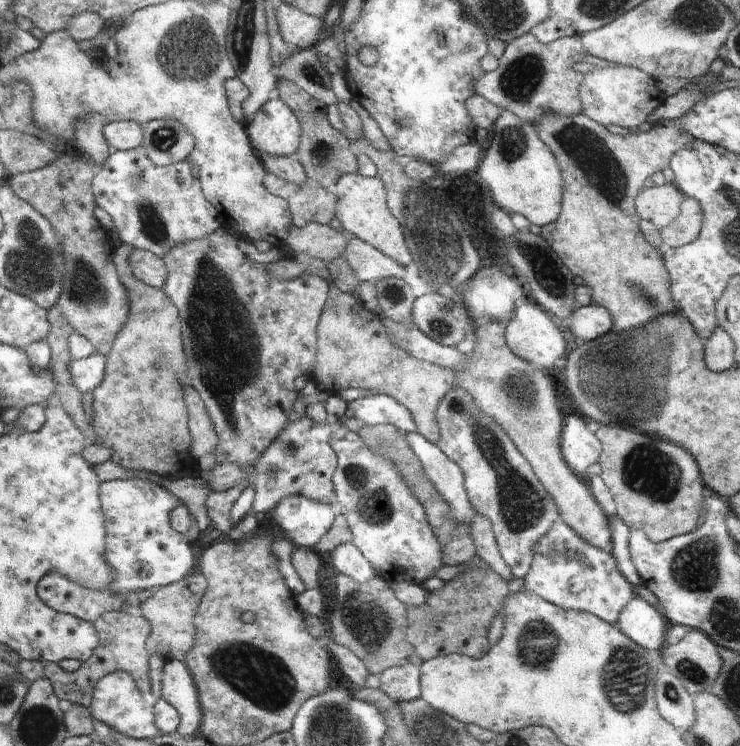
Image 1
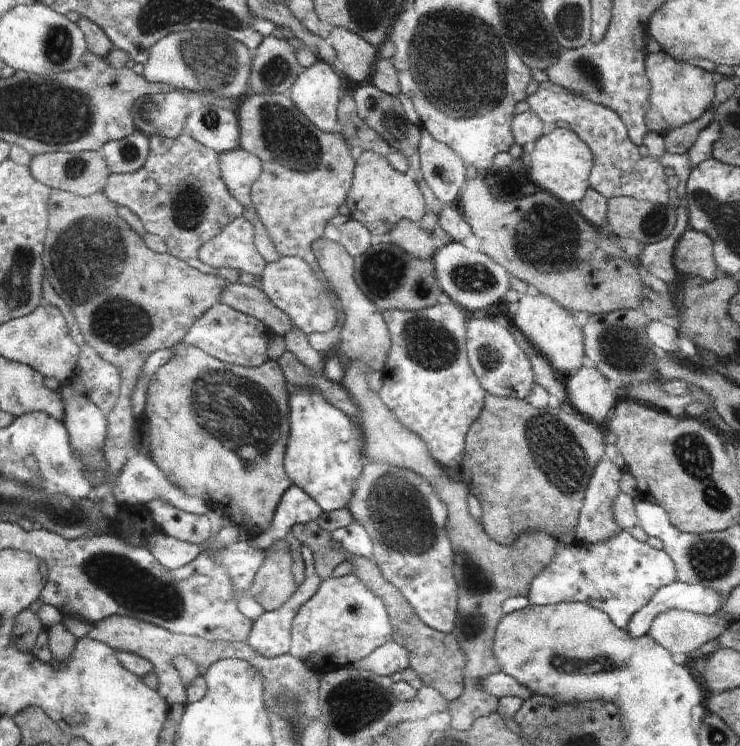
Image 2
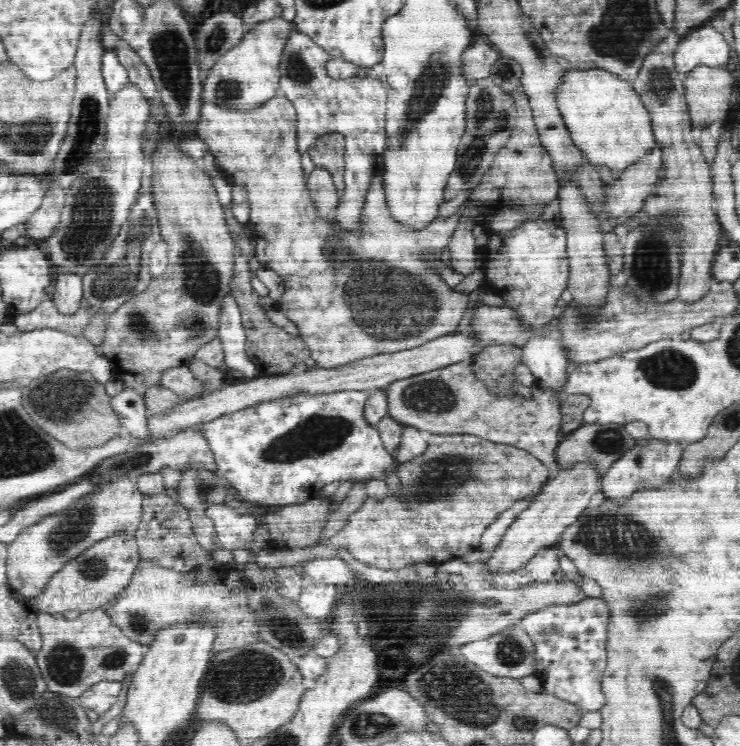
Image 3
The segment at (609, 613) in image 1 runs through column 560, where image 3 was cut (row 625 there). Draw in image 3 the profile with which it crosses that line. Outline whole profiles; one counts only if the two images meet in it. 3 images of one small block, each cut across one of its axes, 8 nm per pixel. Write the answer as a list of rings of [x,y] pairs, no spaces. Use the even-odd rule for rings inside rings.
[[[602,598],[584,599],[574,604],[552,604],[546,608],[528,612],[520,622],[522,628],[529,633],[533,640],[535,657],[538,660],[537,671],[534,675],[539,678],[545,693],[551,693],[558,699],[577,705],[585,711],[600,711],[606,705],[602,691],[602,680],[607,666],[607,621],[610,610]]]

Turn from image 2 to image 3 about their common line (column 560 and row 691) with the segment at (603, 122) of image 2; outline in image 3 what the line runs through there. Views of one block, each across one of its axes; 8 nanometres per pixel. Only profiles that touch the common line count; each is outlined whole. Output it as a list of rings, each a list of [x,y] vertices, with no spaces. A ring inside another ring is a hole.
[[[103,681],[92,686],[77,700],[85,710],[93,710],[98,715],[103,715],[118,703],[118,696],[122,692],[122,681]]]

